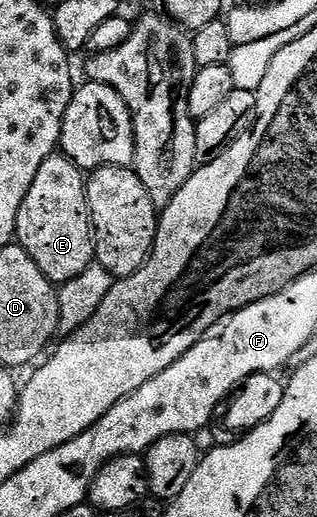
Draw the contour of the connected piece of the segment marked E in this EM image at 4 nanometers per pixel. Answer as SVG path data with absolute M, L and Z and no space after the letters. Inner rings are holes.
M55 151L40 163L24 203L20 203L20 215L16 215L17 244L32 255L36 267L55 287L61 287L76 279L95 260L94 227L90 224L90 204L86 198L88 177L83 170L66 158L65 153Z

